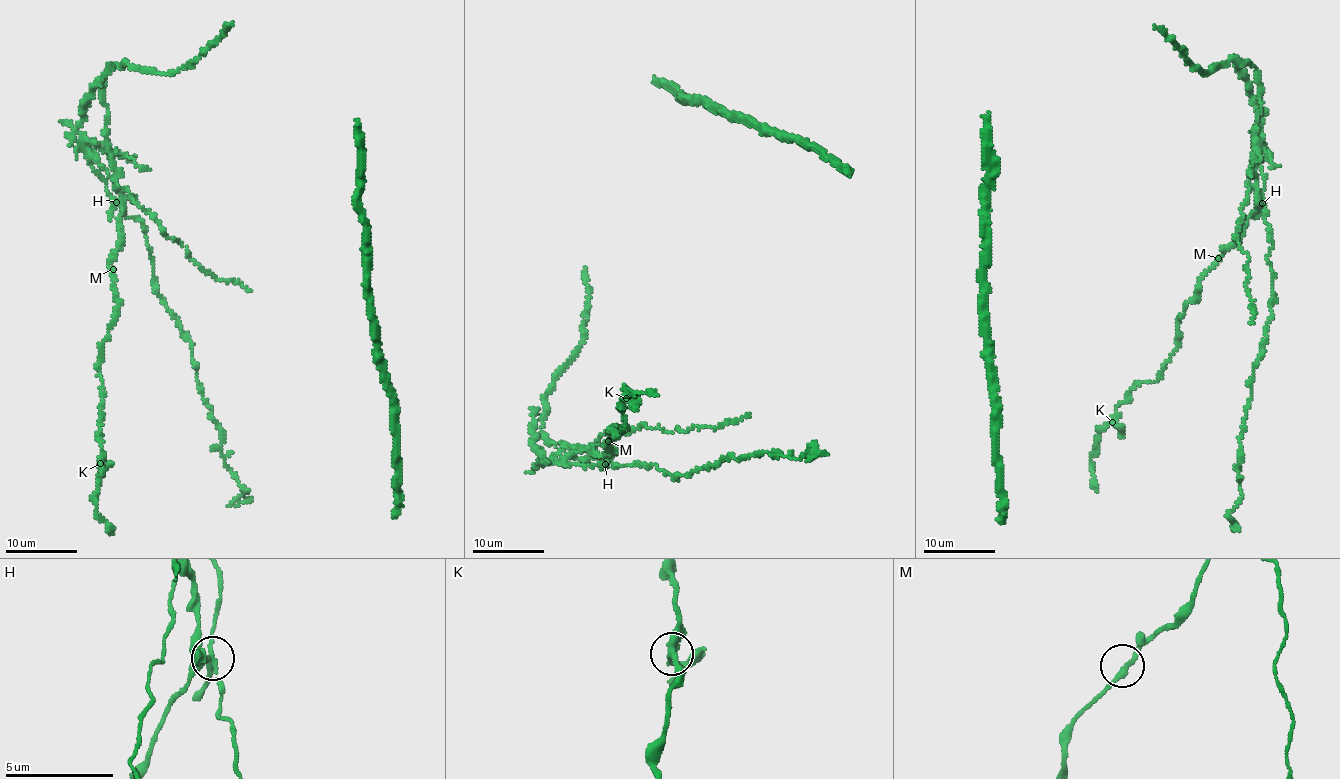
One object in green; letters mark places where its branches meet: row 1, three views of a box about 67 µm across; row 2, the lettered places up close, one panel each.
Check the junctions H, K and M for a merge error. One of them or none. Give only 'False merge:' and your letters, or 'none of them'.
False merge: H

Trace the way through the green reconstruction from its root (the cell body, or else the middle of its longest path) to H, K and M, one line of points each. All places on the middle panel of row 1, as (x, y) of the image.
H: (586, 317), (578, 350), (545, 397), (542, 426), (554, 444), (604, 454), (605, 464)
K: (586, 317), (545, 397), (543, 434), (611, 456), (626, 398)
M: (586, 317), (578, 350), (545, 397), (543, 434), (554, 444), (611, 456), (615, 452), (605, 446), (608, 441)

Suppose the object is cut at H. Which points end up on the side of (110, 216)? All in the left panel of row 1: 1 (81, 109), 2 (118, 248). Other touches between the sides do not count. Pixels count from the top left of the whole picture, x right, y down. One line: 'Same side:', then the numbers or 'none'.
Same side: 2

